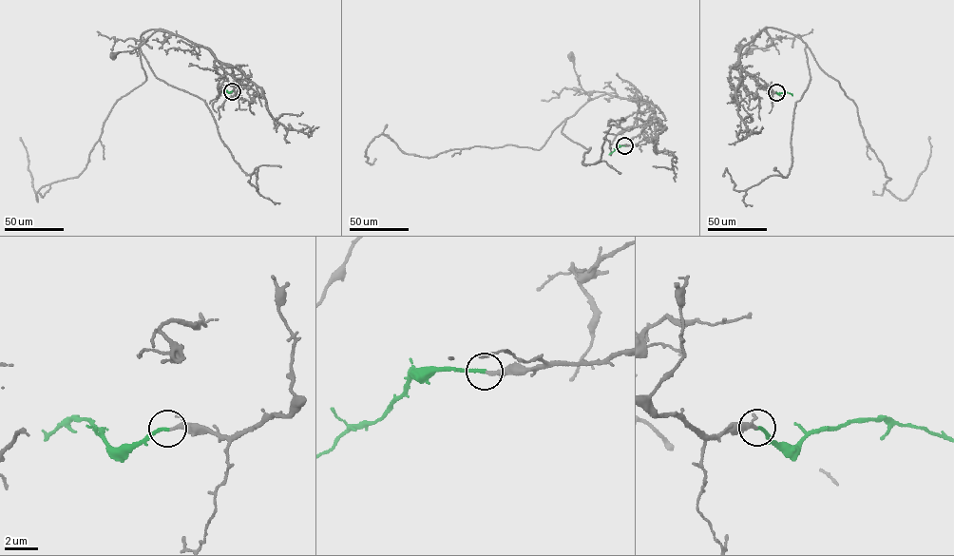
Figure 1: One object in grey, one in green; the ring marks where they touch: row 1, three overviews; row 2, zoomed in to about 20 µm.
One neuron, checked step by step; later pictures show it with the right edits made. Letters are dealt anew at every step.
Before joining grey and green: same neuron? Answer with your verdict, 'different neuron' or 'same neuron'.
same neuron

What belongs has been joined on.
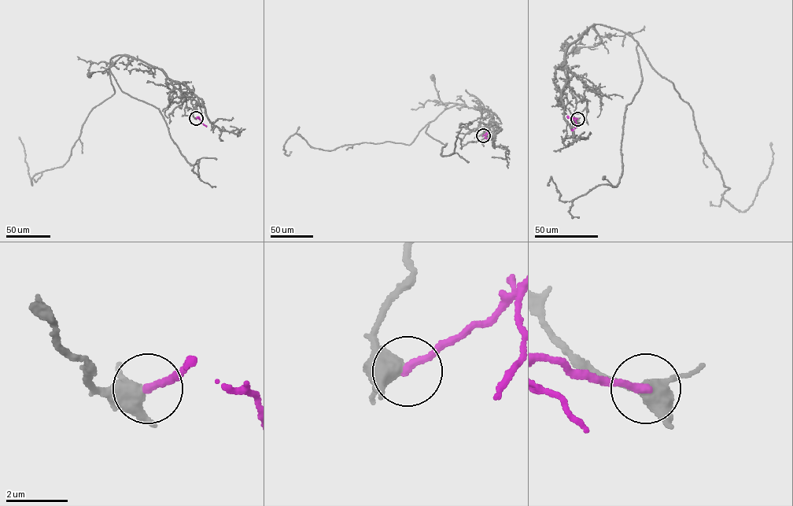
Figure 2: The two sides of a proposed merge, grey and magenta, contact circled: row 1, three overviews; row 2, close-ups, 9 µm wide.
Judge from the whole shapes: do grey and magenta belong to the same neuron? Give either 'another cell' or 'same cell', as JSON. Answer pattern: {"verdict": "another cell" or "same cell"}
{"verdict": "another cell"}

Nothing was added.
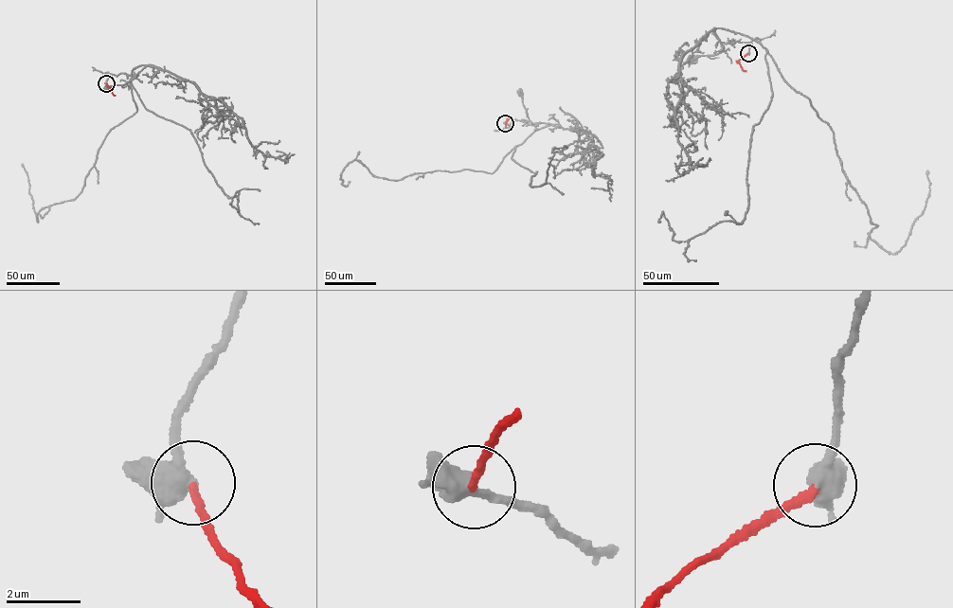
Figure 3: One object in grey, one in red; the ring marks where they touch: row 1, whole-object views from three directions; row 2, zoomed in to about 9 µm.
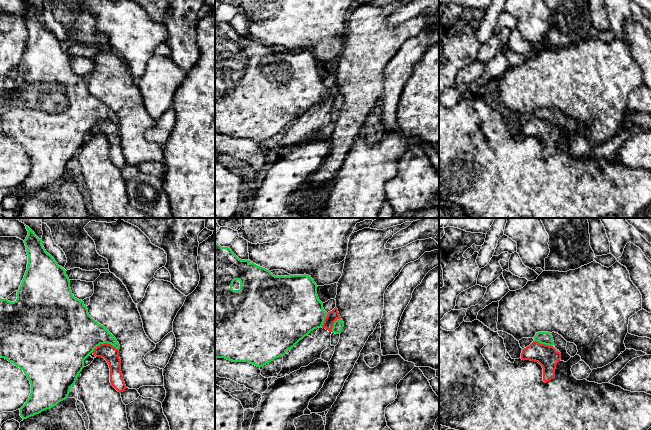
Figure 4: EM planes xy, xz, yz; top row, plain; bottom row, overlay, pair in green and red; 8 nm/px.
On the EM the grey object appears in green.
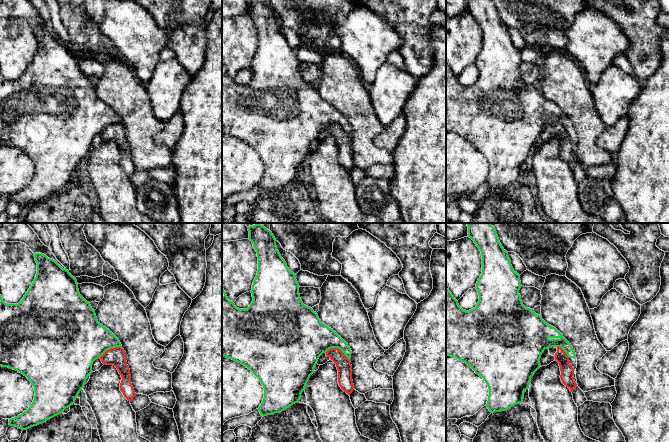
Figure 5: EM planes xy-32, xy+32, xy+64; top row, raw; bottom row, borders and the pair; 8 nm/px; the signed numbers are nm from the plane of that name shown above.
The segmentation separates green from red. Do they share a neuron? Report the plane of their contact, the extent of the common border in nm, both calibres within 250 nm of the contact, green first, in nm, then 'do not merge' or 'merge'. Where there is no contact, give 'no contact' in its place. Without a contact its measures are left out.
xy | 220 nm | 400/120 nm | do not merge

